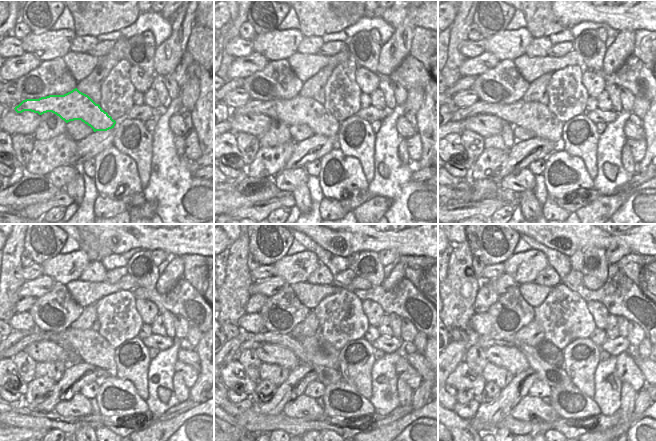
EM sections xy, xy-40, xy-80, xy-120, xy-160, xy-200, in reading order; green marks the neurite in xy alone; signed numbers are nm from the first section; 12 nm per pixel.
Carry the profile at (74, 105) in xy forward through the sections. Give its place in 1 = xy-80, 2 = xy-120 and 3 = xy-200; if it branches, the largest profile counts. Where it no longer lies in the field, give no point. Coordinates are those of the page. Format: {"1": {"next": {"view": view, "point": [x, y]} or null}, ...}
{"1": {"next": {"view": "xy-80", "point": [533, 115]}}, "2": {"next": {"view": "xy-120", "point": [92, 348]}}, "3": {"next": {"view": "xy-200", "point": [554, 376]}}}

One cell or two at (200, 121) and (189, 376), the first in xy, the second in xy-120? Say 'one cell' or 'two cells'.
two cells

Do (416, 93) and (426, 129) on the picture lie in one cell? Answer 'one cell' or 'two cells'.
two cells

